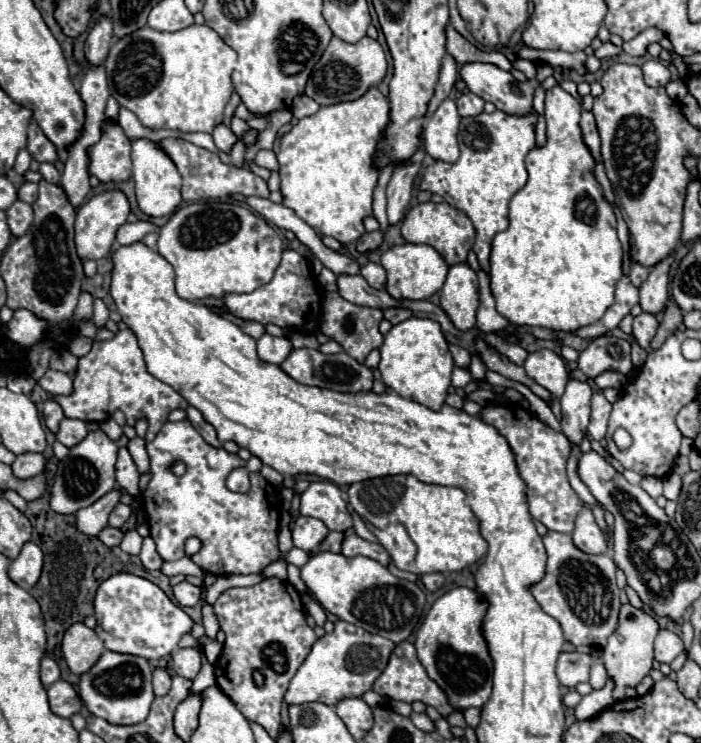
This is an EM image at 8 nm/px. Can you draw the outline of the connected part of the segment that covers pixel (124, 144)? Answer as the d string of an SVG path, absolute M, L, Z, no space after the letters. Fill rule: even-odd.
M104 123L100 141L88 147L88 173L102 183L128 181L132 175L130 143L118 123Z

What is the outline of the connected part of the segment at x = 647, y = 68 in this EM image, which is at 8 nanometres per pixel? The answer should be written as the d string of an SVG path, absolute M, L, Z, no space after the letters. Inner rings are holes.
M650 59L642 65L644 71L644 81L650 87L664 87L668 83L668 67L664 63L660 63L658 59Z

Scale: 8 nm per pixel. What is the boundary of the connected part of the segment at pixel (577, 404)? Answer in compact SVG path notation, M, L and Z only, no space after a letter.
M570 379L564 395L560 397L562 431L574 445L580 445L584 431L588 427L590 399L592 399L592 385L578 379Z

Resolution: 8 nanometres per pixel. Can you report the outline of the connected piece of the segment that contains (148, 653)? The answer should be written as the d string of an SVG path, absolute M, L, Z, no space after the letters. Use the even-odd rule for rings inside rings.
M118 573L106 579L106 583L96 591L94 609L98 619L96 633L106 649L146 659L168 657L176 649L180 637L190 633L194 625L194 621L174 605L158 585L130 573Z

